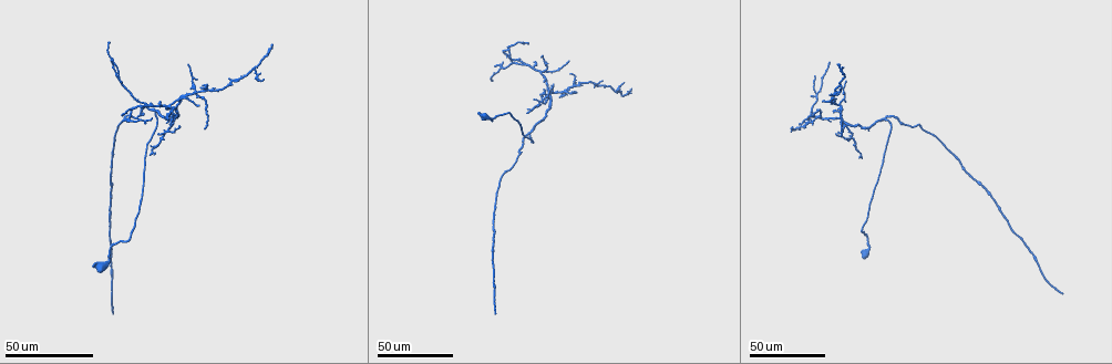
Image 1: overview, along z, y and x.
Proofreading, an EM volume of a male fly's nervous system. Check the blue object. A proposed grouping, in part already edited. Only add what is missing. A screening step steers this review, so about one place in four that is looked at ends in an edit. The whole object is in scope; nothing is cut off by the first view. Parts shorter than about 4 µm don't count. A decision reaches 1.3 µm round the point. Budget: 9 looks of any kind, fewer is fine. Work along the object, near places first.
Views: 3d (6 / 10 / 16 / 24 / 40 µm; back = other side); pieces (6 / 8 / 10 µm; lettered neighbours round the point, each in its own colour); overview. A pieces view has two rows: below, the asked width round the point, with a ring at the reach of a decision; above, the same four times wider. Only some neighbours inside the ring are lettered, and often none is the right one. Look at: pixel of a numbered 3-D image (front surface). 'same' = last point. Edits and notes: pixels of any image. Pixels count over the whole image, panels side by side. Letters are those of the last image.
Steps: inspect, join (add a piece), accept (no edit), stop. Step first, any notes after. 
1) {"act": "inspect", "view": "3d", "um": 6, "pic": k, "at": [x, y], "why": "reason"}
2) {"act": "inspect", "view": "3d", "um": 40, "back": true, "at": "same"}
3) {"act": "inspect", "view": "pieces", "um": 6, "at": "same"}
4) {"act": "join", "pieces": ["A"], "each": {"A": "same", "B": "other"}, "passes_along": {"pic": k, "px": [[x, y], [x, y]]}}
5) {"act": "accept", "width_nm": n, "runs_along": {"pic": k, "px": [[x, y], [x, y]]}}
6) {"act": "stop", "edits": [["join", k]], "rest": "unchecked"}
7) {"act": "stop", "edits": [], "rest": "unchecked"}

{"act": "inspect", "view": "3d", "um": 40, "pic": 1, "at": [810, 112], "why": "branch stops here"}

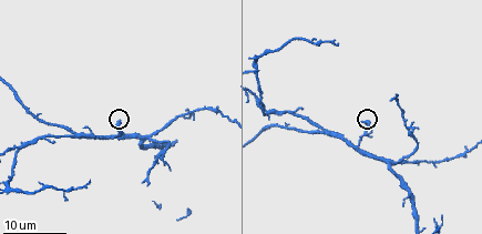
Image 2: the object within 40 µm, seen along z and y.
{"act": "inspect", "view": "pieces", "um": 6, "pic": 2, "at": [118, 122]}

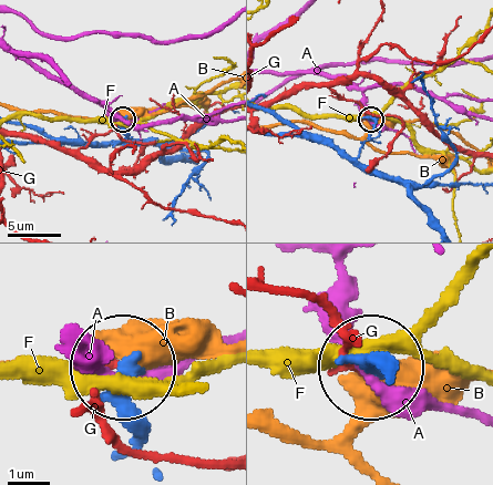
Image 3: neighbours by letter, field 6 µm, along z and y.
{"act": "accept", "width_nm": 350, "each": {"A": "other", "B": "other", "F": "other", "G": "other"}, "found": "none of them fits"}

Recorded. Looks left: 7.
{"act": "inspect", "view": "3d", "um": 24, "pic": 1, "at": [158, 134], "why": "an open end"}

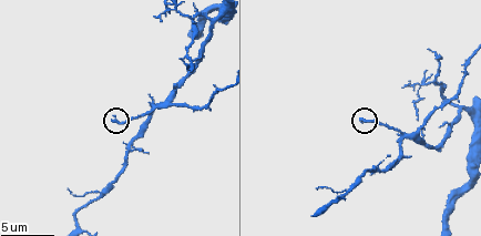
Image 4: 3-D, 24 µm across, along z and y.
{"act": "inspect", "view": "pieces", "um": 8, "pic": 4, "at": [115, 119]}

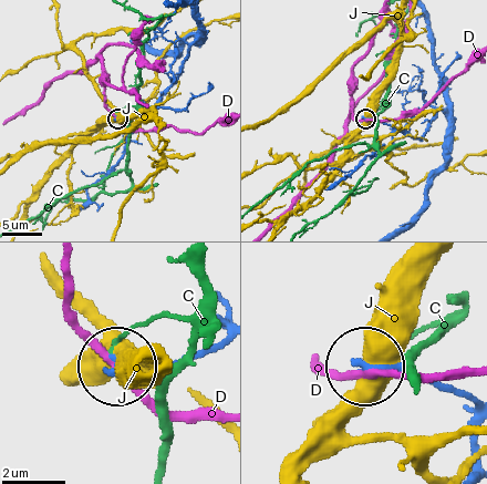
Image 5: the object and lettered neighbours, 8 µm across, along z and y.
{"act": "accept", "width_nm": 200, "each": {"C": "other", "D": "other", "J": "other"}, "found": "none of them fits"}

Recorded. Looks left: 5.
{"act": "inspect", "view": "3d", "um": 10, "pic": 4, "at": [313, 216], "why": "an open end"}

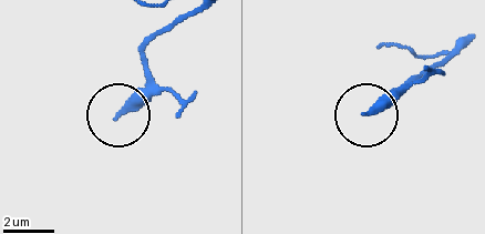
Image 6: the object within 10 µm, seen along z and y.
{"act": "inspect", "view": "pieces", "um": 6, "pic": 6, "at": [363, 113]}

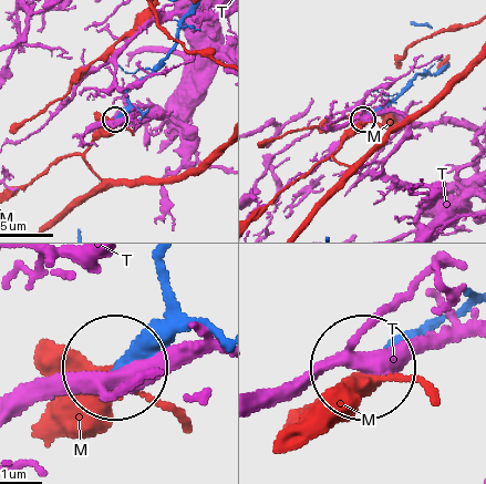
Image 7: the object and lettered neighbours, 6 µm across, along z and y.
{"act": "accept", "each": {"M": "other", "T": "other"}, "runs_along": {"pic": 7, "px": [[161, 264], [167, 317], [122, 367]]}, "found": "no lettered piece goes on from it"}

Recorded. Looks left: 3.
{"act": "inspect", "view": "3d", "um": 40, "pic": 1, "at": [1061, 293], "why": "an open end"}

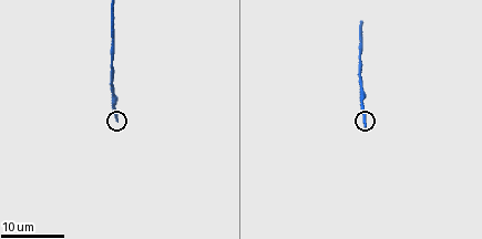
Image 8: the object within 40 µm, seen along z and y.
{"act": "inspect", "view": "pieces", "um": 8, "pic": 8, "at": [367, 127], "why": "what lies round it"}

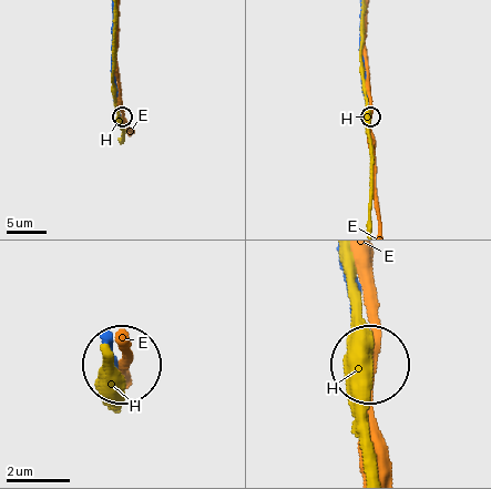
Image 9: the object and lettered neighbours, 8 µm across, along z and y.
{"act": "accept", "width_nm": 240, "each": {"E": "other", "H": "other"}, "found": "no lettered piece goes on from it"}

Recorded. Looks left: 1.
{"act": "stop", "edits": [], "rest": "unchecked"}

